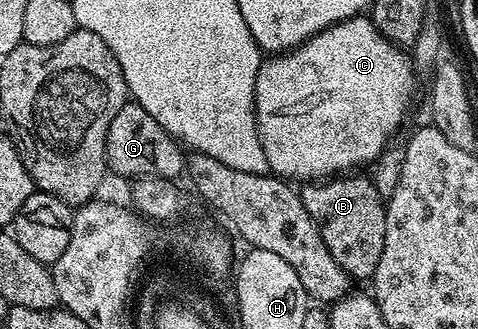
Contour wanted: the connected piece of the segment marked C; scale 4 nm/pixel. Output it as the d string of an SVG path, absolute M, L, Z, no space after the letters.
M367 16L346 18L335 26L325 27L320 34L314 34L308 42L303 42L278 56L268 57L257 72L255 119L259 125L261 144L265 148L265 160L270 173L295 184L315 184L320 180L330 179L340 172L351 172L356 168L363 168L366 162L375 164L394 139L391 137L398 132L399 125L403 122L403 113L411 106L411 97L415 94L415 72L417 72L417 66L412 55L402 45L390 42Z

